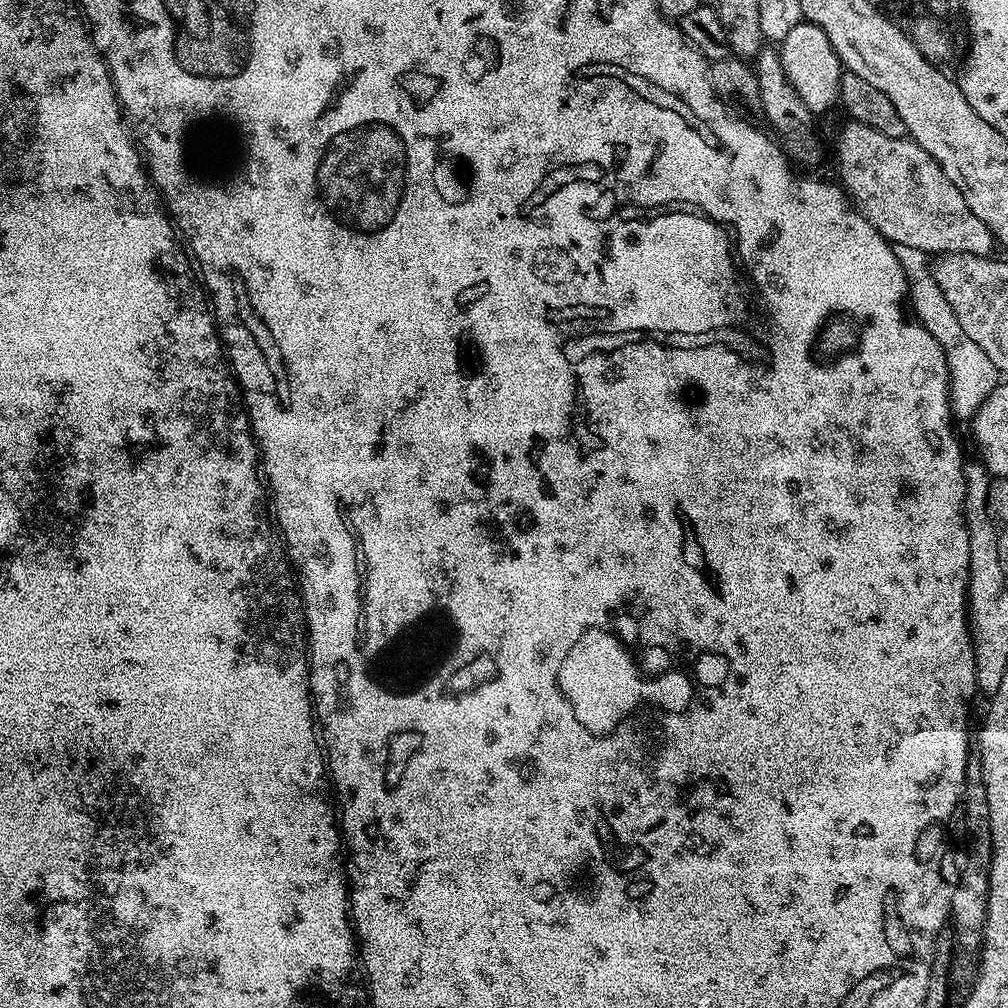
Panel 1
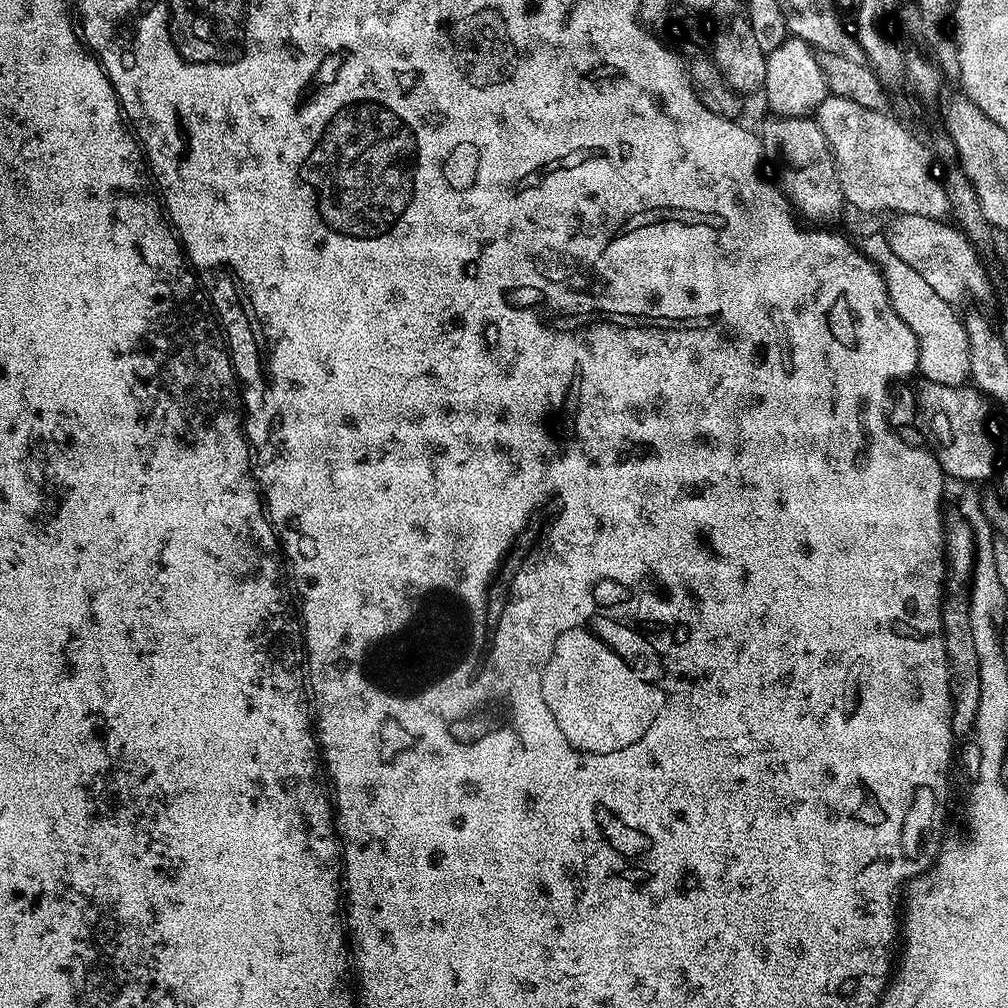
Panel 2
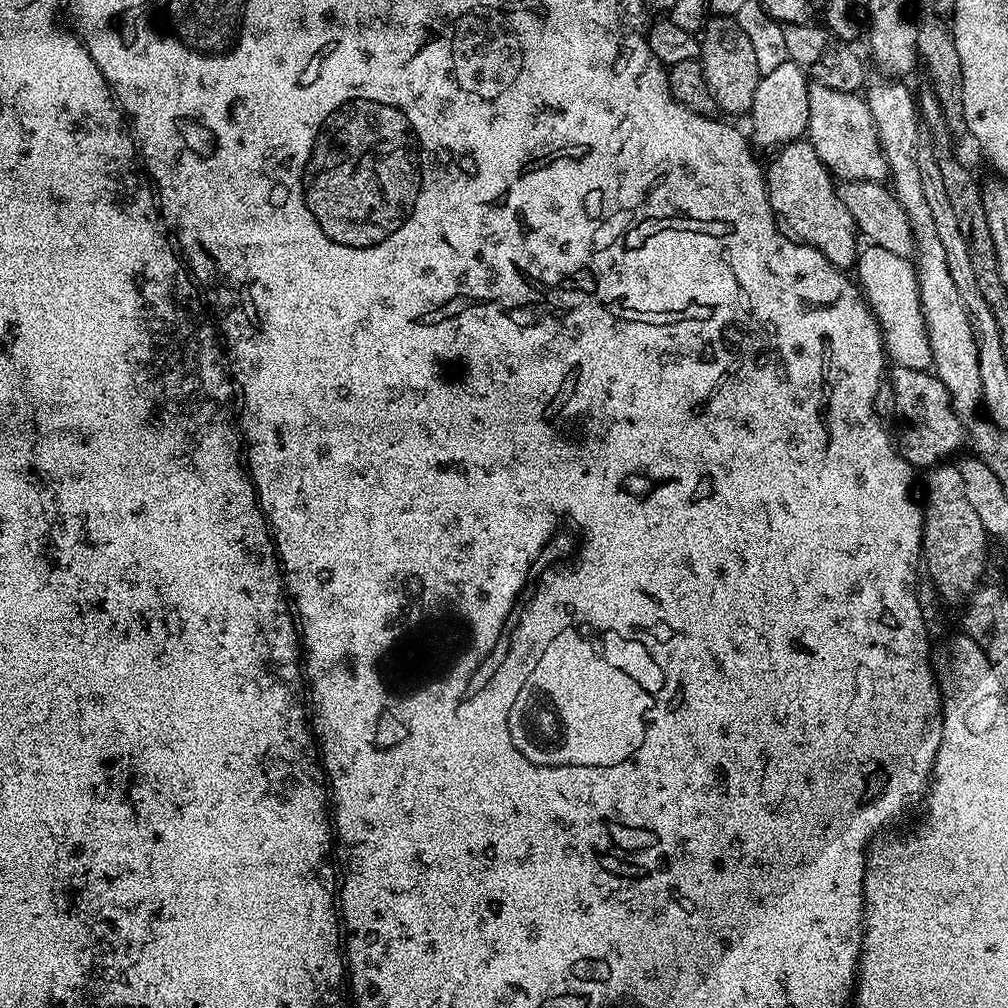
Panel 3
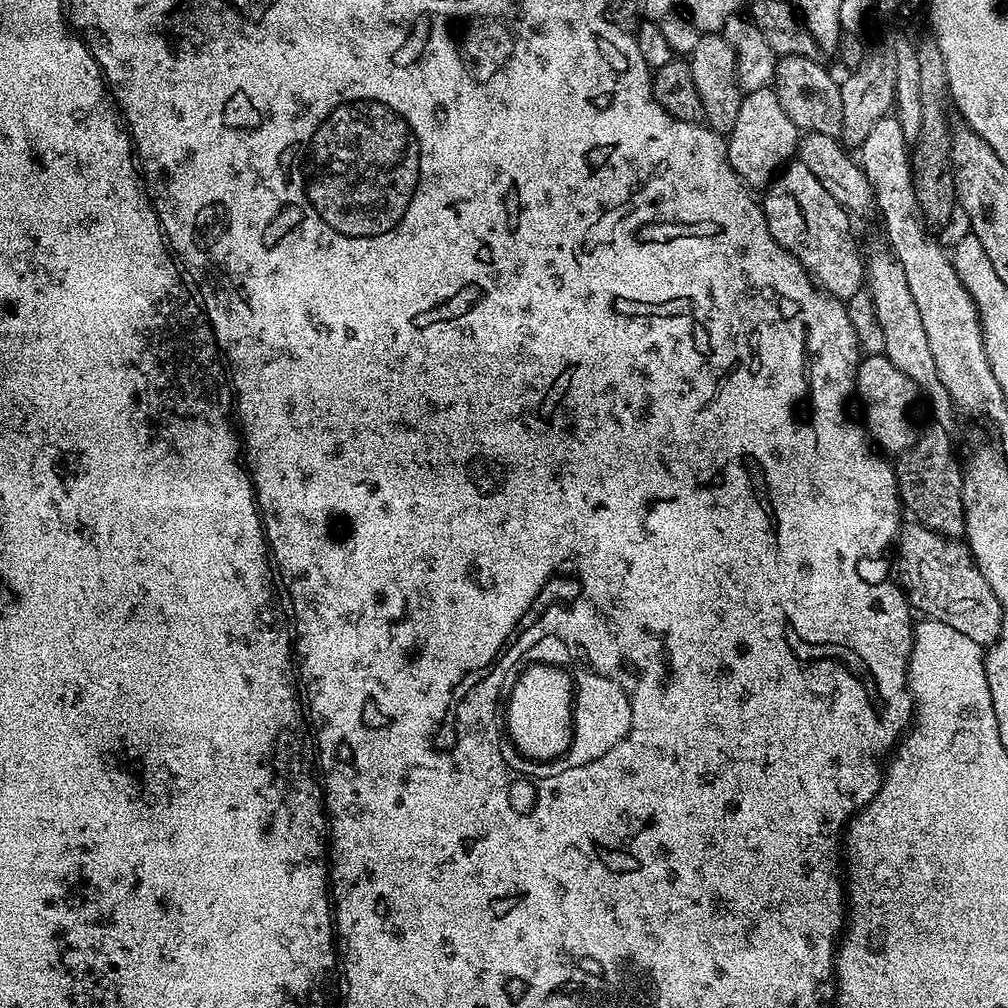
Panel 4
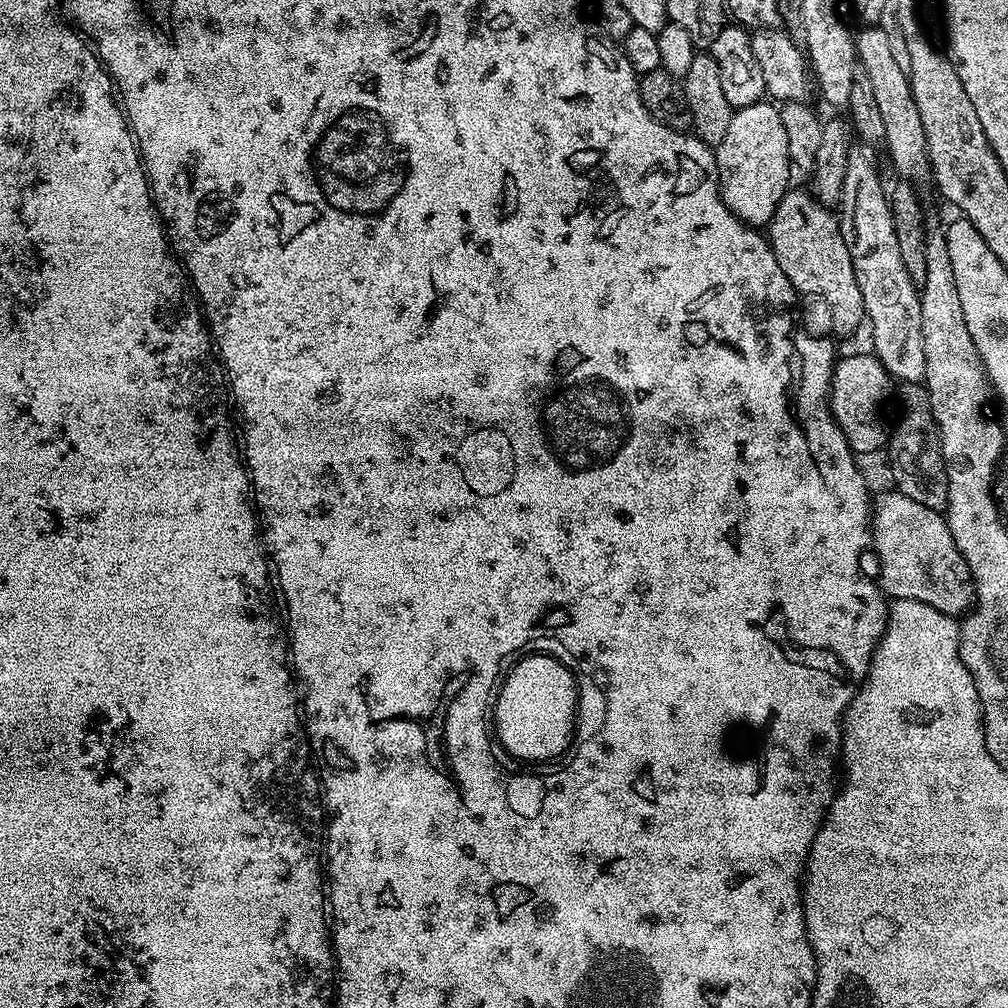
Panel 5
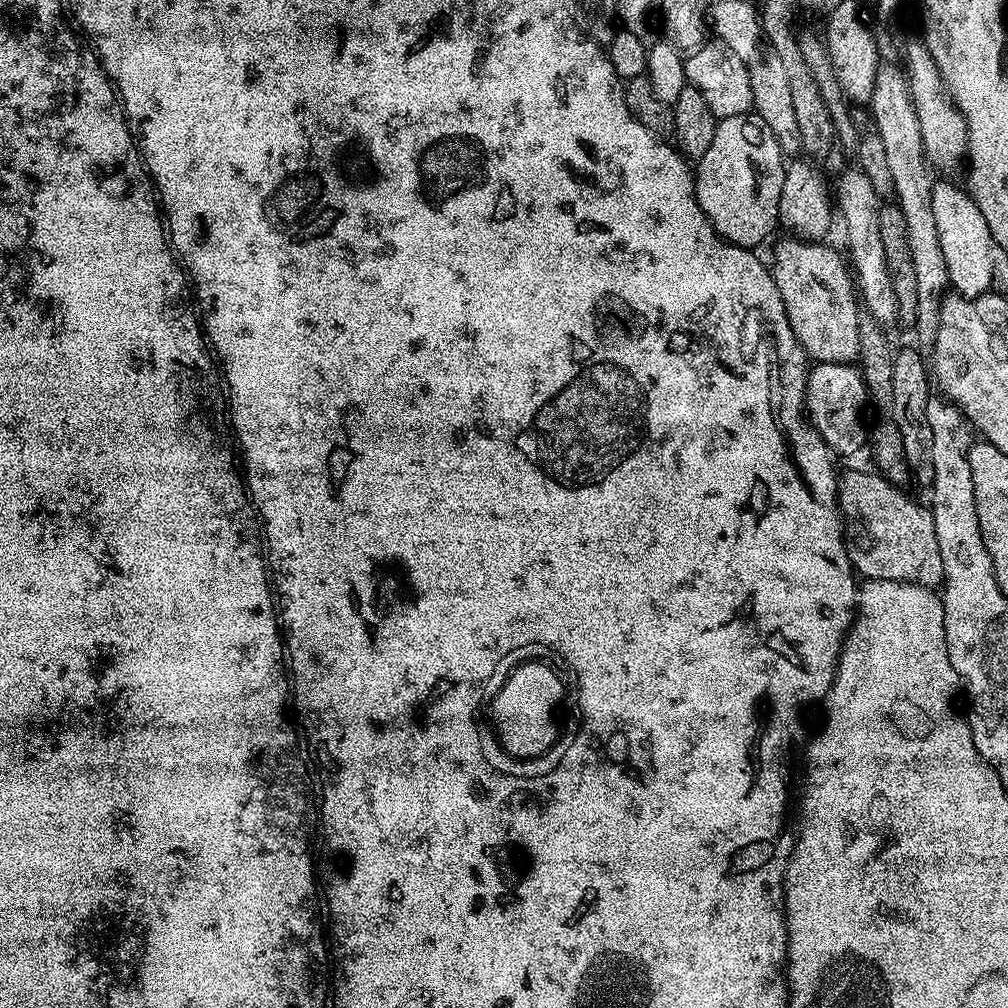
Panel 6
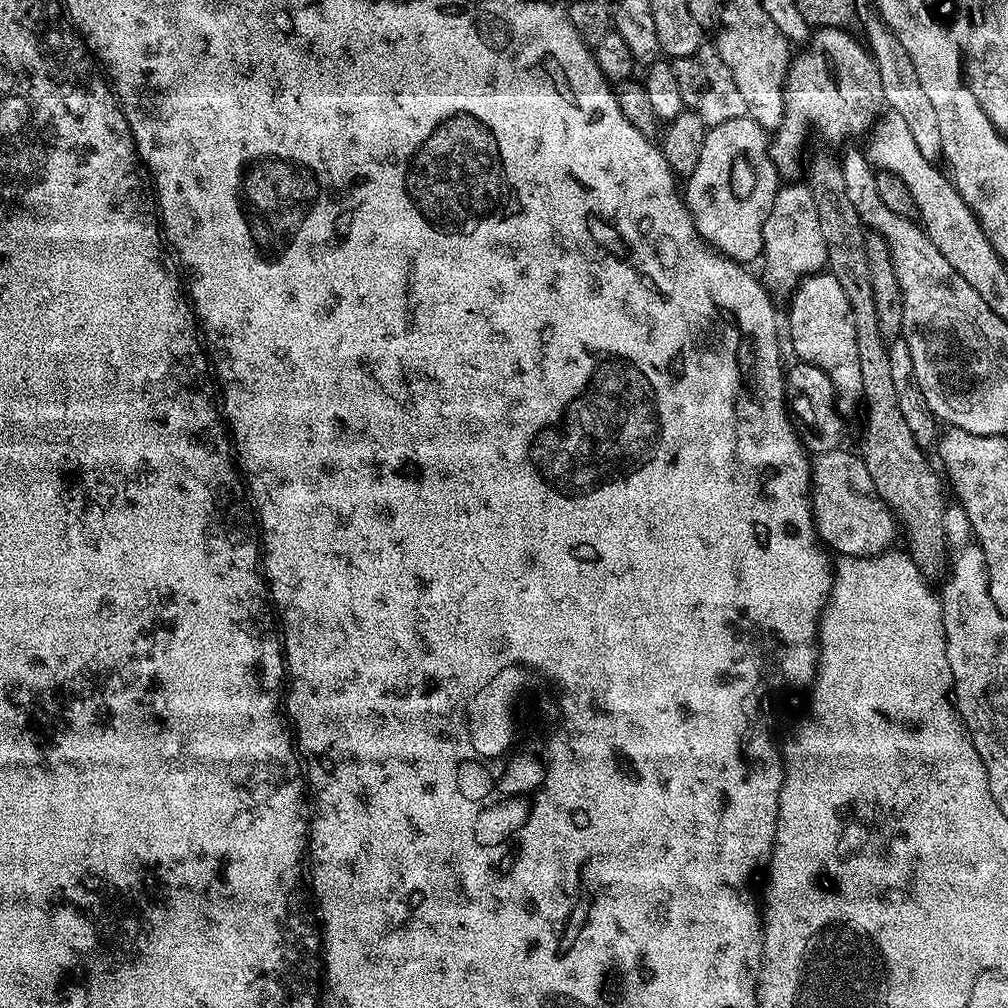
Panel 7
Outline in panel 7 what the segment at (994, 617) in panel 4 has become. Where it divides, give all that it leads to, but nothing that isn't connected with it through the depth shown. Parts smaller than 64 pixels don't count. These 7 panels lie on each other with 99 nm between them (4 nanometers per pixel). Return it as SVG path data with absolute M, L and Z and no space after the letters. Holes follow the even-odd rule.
M844 451L819 453L812 464L810 503L812 517L816 523L816 532L820 535L820 543L840 556L871 558L881 555L893 547L891 544L895 542L896 536L898 540L897 518L888 508L886 501L878 494L874 486L874 478L870 478L870 470L866 470L863 459L855 451L854 453Z

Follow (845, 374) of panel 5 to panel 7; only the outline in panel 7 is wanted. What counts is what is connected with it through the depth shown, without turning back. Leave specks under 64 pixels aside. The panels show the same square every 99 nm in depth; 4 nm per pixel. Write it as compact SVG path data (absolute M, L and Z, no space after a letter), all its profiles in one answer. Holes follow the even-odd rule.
M803 362L793 365L784 377L784 402L788 405L796 434L809 453L835 452L843 445L840 443L844 440L845 417L838 407L834 386L818 366Z

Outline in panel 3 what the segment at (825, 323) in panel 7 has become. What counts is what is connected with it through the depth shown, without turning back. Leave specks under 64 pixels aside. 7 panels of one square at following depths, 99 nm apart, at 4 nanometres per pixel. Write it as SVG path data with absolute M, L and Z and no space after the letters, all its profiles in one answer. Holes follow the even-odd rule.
M801 138L783 145L773 156L776 157L766 164L768 197L782 234L818 250L835 268L851 269L858 255L858 229L854 218L850 218L850 210L846 210L842 202L837 185L832 185L834 180L828 167L818 158L818 150L814 150L807 138Z

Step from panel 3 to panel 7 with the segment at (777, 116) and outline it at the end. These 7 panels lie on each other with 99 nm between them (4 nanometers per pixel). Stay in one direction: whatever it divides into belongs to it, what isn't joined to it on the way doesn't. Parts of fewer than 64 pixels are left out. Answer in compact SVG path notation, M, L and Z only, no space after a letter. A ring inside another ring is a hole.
M749 115L711 125L698 167L685 184L682 195L697 234L721 256L738 264L759 261L764 251L764 223L770 218L776 191L782 187L782 177L772 161L769 133Z

